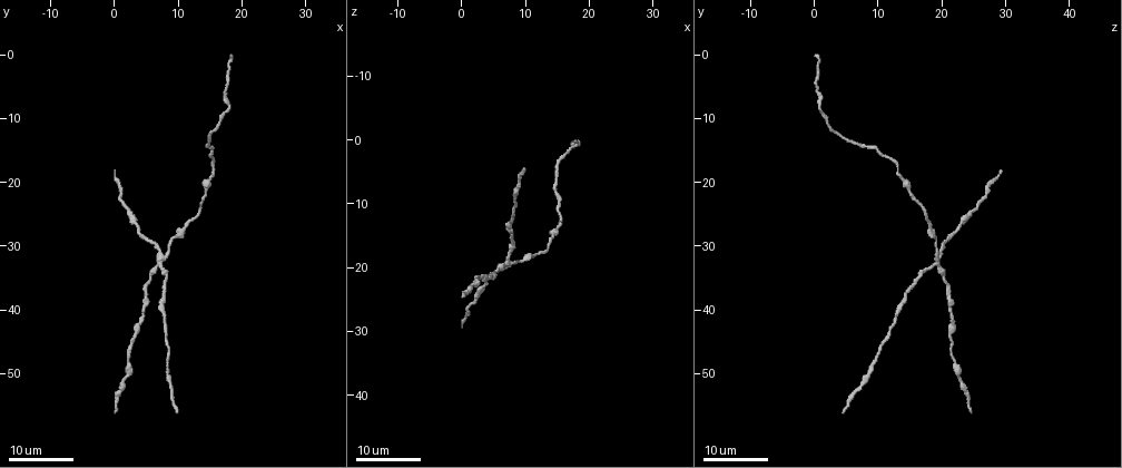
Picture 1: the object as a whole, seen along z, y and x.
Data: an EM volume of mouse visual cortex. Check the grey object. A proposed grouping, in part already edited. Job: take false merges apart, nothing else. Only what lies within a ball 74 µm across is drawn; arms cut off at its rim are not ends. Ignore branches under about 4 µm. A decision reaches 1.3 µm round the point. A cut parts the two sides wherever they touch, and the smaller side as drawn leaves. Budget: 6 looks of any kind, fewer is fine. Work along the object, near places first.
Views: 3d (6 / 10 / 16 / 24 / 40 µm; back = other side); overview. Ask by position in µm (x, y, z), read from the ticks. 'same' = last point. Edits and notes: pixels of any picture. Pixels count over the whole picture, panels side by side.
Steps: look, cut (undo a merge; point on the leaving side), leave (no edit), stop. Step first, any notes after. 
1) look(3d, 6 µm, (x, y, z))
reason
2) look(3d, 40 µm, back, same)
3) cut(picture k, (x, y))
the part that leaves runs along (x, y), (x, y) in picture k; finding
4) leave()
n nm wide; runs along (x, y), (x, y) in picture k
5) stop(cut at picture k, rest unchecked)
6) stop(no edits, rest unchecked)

look(3d, 16 µm, (7.0, 33.0, 19.0))
arms part here

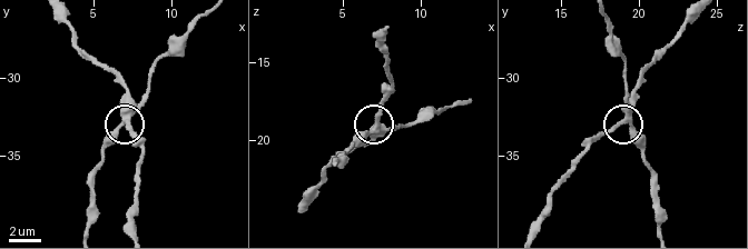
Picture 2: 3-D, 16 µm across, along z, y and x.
look(3d, 10 µm, (7.2, 32.8, 19.2))

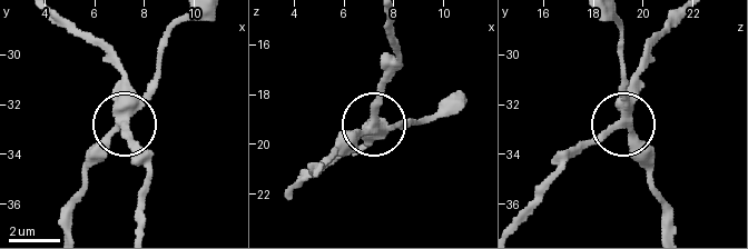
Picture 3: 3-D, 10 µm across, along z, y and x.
cut(picture 3, (125, 73))
side arm 28 µm; 3 arms; two neurons meet here

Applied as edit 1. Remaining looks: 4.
look(3d, 24 µm, (1.5, 50.5, 22.5))
a narrow waist

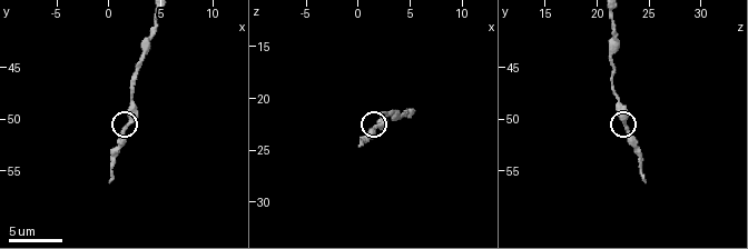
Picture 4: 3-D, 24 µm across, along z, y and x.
look(3d, 10 µm, (2.0, 50.6, 22.4))

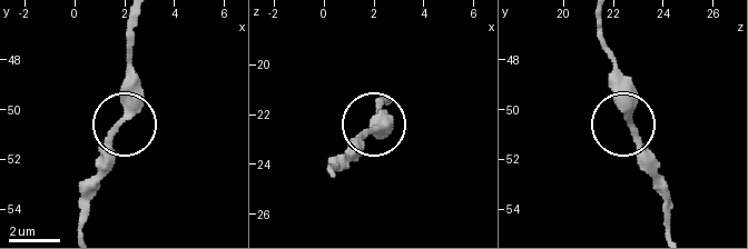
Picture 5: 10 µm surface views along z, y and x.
leave()
one neuron here

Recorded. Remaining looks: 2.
look(3d, 24 µm, (9.5, 28.0, 19.0))
thick turns thin

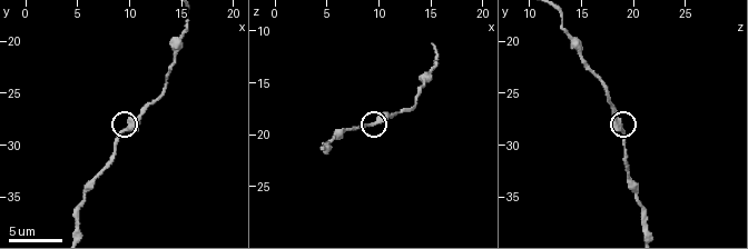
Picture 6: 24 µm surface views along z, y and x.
look(3d, 6 µm, (9.8, 28.4, 19.0))

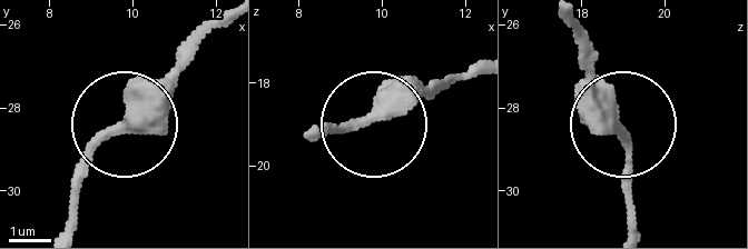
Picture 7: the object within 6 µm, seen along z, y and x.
leave()
runs along (458, 73), (305, 138) in picture 7; one neuron here

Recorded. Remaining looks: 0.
stop(cut at picture 3, rest unchecked)

